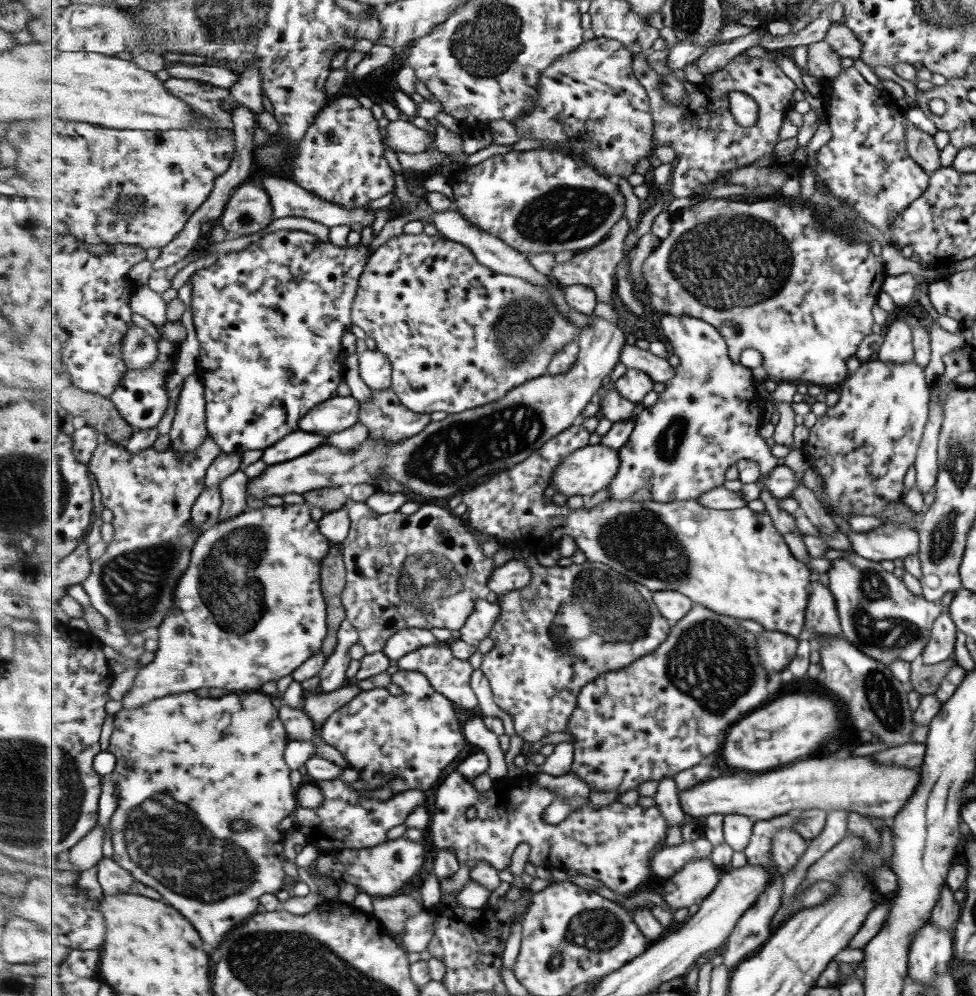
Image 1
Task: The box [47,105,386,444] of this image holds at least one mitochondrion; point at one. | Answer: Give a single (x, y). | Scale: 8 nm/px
(242, 219)

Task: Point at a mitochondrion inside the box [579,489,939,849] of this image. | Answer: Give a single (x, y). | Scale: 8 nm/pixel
(711, 662)

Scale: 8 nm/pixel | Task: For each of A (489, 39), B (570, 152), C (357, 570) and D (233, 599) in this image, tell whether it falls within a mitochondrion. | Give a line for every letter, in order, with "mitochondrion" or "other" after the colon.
A: mitochondrion
B: other
C: other
D: mitochondrion

